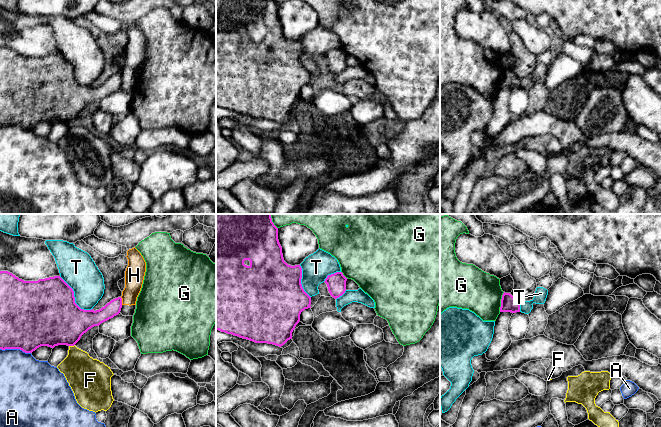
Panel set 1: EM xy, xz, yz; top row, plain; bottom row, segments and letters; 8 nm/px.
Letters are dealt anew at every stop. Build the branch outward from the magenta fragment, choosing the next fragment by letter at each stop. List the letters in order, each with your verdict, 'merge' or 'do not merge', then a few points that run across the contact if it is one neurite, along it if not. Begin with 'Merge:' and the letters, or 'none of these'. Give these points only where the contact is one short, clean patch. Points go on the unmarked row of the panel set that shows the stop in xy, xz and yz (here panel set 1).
Merge: none of these
A: do not merge
F: do not merge
G: do not merge
H: do not merge | xy (120, 73), (122, 80)
T: do not merge

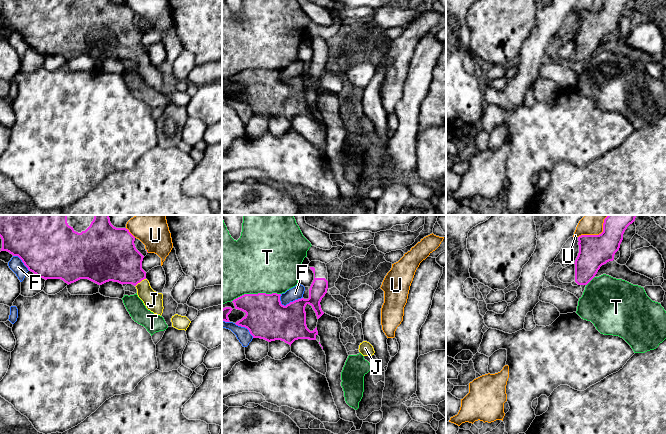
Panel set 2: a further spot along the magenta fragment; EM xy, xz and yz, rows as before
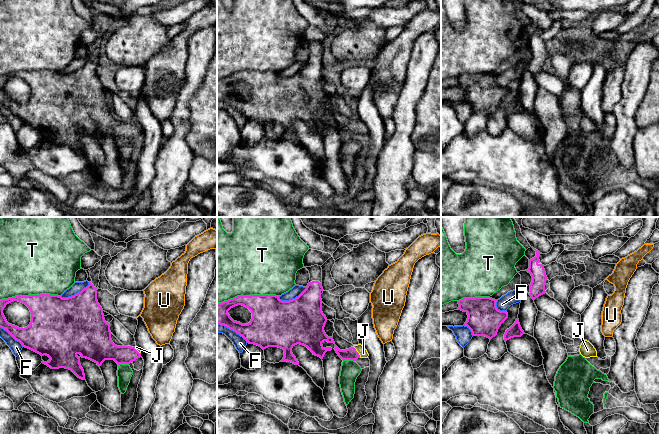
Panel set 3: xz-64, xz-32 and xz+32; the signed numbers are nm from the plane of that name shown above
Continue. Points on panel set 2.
Merge: J
F: do not merge
J: merge | xy (118, 36), (140, 57), (145, 69), (152, 76)
T: do not merge
U: do not merge

